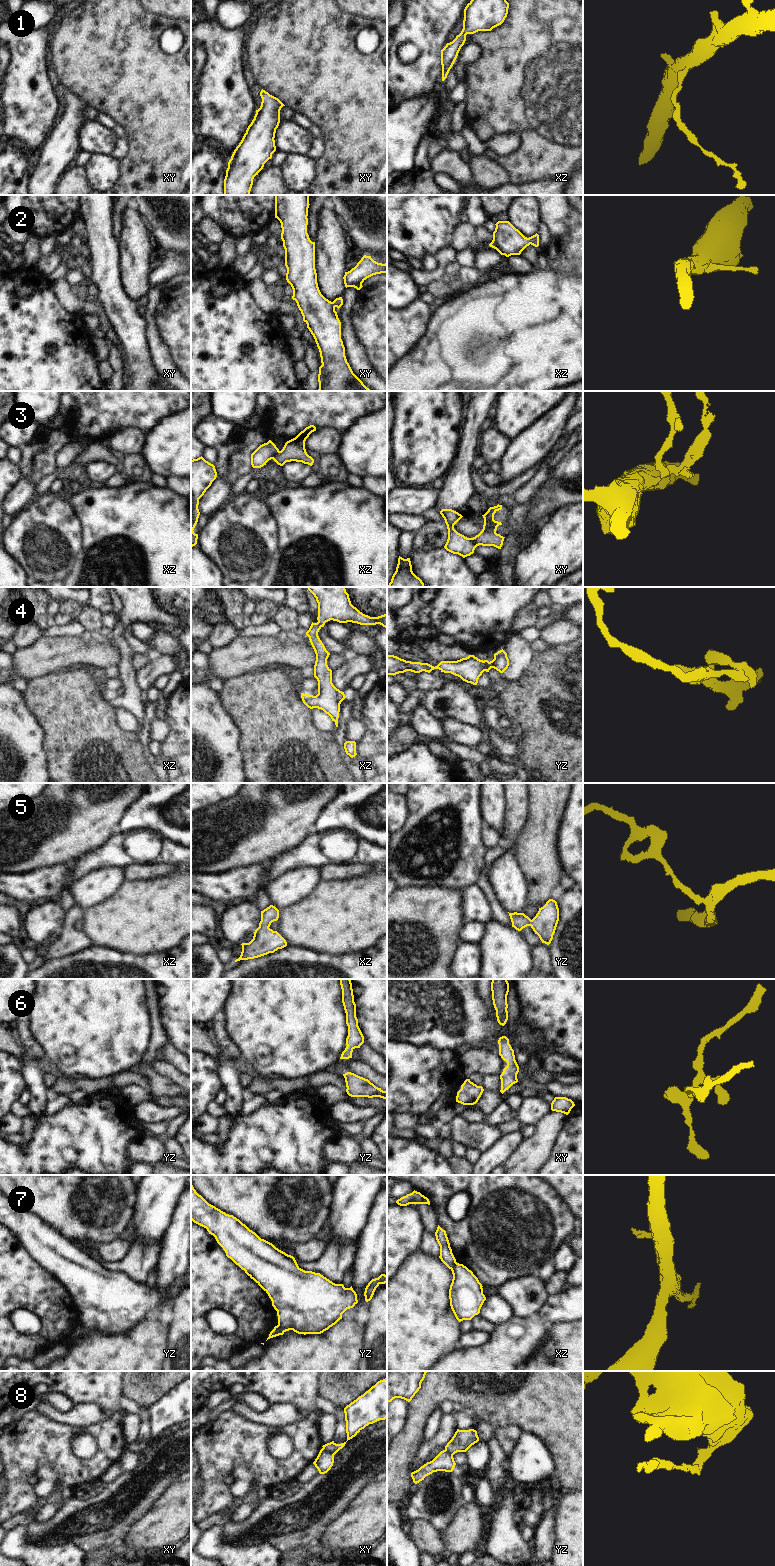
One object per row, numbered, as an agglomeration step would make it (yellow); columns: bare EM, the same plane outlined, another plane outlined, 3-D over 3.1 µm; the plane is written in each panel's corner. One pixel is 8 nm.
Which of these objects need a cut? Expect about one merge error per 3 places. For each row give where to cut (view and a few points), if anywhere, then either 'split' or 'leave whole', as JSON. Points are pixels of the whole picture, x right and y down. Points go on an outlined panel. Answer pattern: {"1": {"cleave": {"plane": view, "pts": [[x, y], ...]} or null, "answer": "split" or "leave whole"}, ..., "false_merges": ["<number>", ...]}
{"1": {"cleave": null, "answer": "leave whole"}, "2": {"cleave": null, "answer": "leave whole"}, "3": {"cleave": {"plane": "xz", "pts": [[279, 451], [272, 458]]}, "answer": "split"}, "4": {"cleave": null, "answer": "leave whole"}, "5": {"cleave": null, "answer": "leave whole"}, "6": {"cleave": null, "answer": "leave whole"}, "7": {"cleave": {"plane": "yz", "pts": [[278, 1323], [279, 1327], [284, 1331]]}, "answer": "split"}, "8": {"cleave": {"plane": "xy", "pts": [[323, 1447], [334, 1454]]}, "answer": "split"}, "false_merges": ["3", "7", "8"]}

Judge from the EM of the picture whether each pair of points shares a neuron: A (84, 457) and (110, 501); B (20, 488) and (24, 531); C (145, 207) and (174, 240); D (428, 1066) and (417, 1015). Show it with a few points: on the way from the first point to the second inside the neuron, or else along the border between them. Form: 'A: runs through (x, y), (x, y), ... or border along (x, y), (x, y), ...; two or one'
A: border along (100, 485), (90, 487), (78, 493); two
B: border along (33, 500), (29, 501), (13, 516); two
C: runs through (153, 215), (168, 232); one
D: border along (401, 1042), (447, 1050); two

